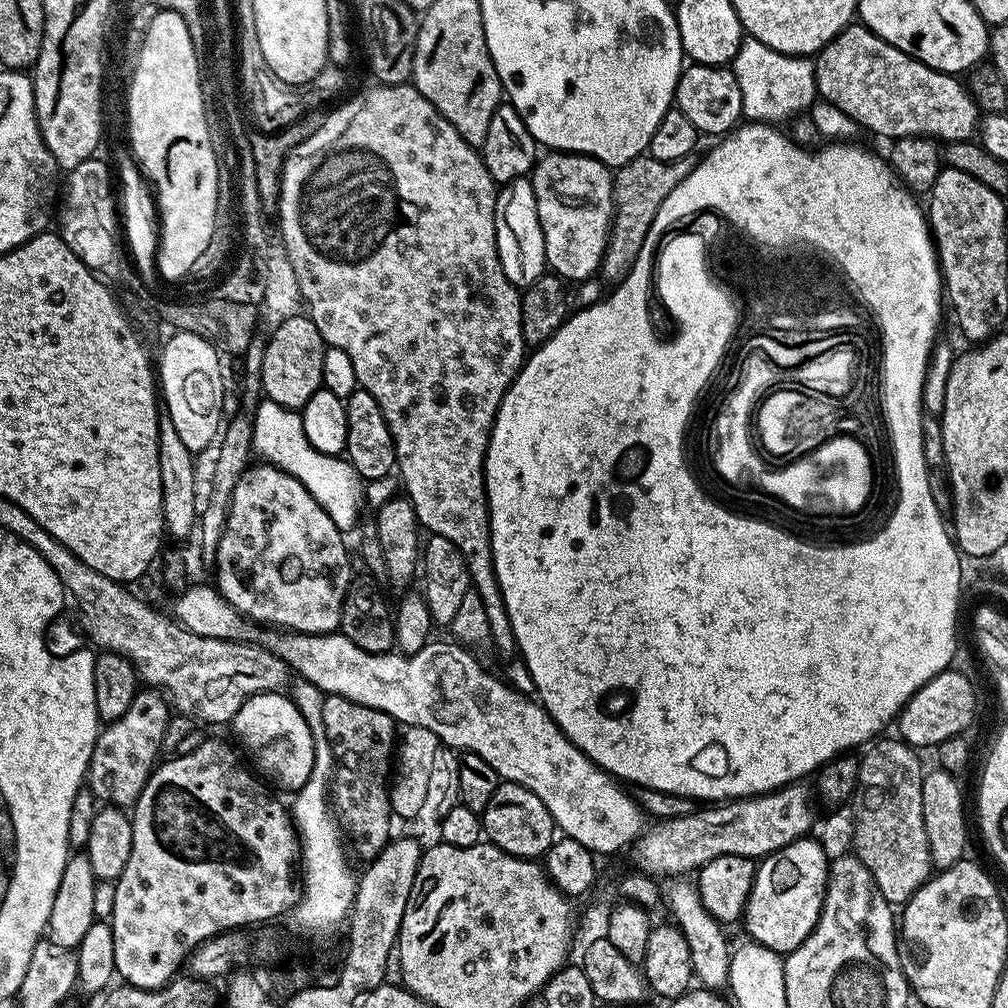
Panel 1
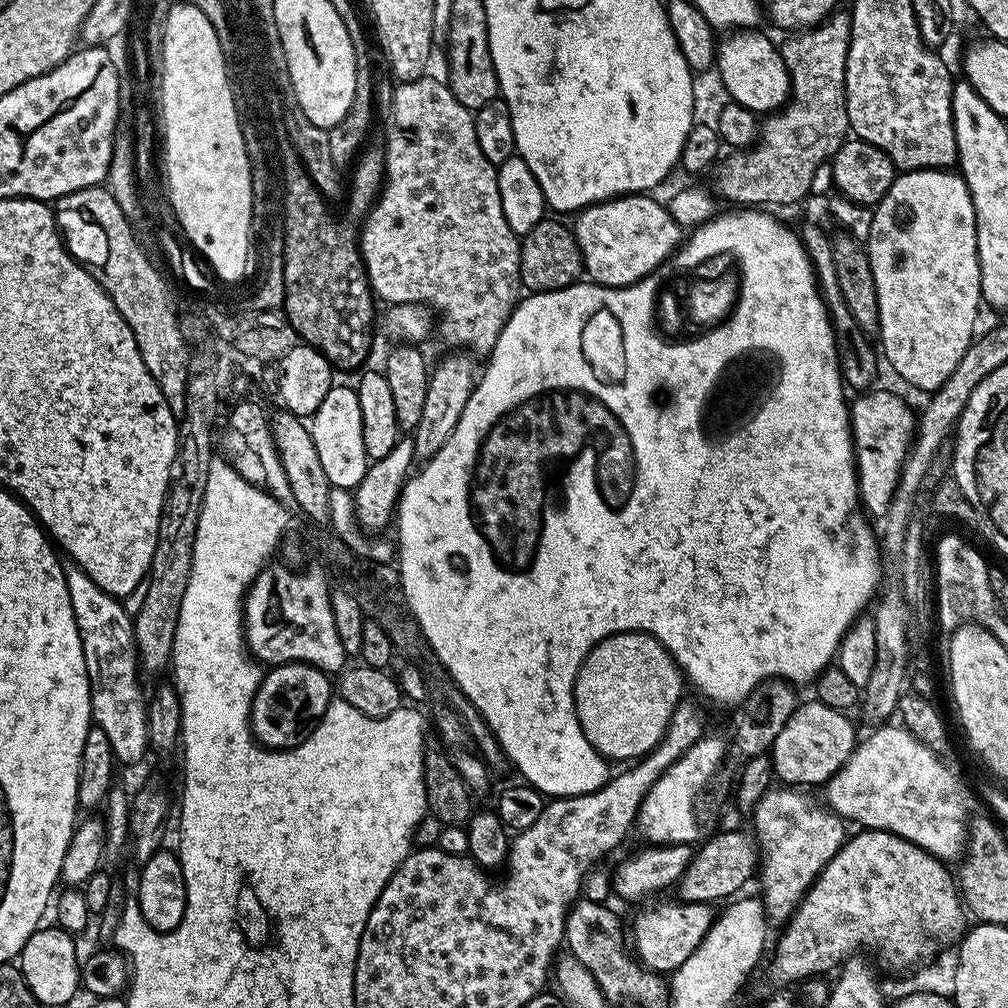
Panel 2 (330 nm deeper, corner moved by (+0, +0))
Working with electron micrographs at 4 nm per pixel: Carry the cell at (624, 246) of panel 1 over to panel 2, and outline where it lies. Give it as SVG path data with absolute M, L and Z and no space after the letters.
M837 10L815 28L797 31L789 35L792 37L785 44L779 45L786 70L792 79L792 94L787 104L763 121L760 139L752 147L729 151L714 168L717 186L736 203L733 205L772 206L768 204L796 204L799 200L809 199L811 182L818 166L831 161L850 136L846 114L846 58L850 50L851 33L851 15L847 11Z

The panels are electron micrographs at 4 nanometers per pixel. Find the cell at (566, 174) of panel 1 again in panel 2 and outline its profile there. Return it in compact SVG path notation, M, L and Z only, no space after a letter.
M648 194L617 196L615 200L580 209L574 231L591 283L603 284L605 288L627 288L653 275L679 249L682 229L667 207L652 198Z

